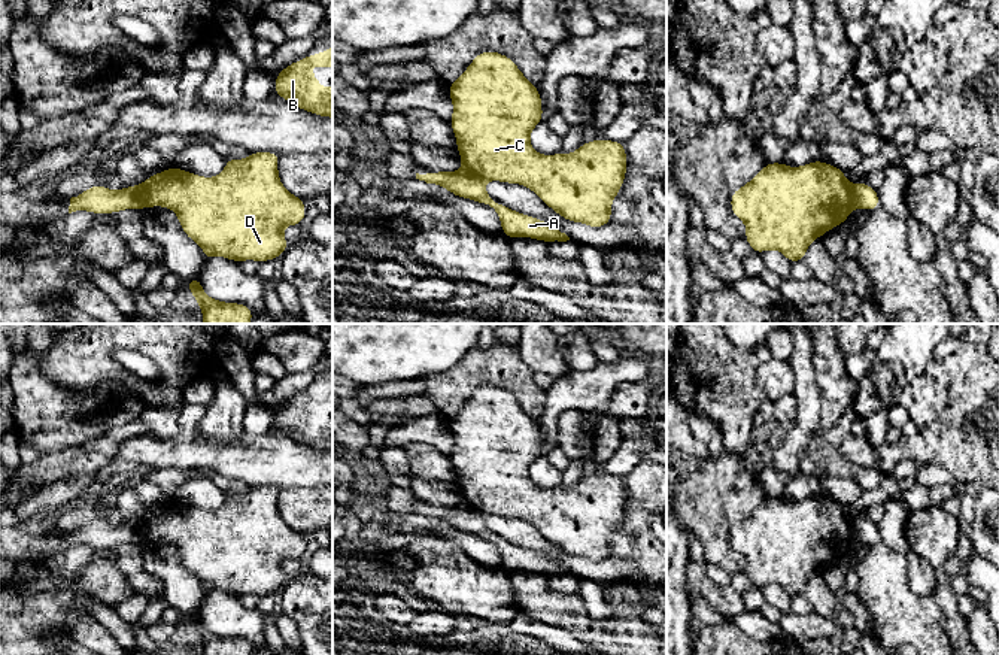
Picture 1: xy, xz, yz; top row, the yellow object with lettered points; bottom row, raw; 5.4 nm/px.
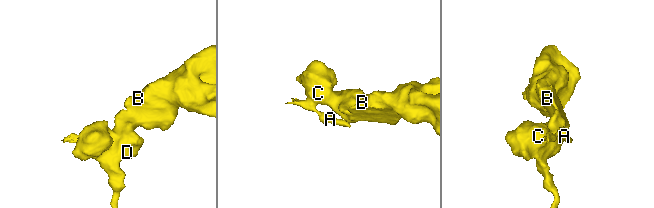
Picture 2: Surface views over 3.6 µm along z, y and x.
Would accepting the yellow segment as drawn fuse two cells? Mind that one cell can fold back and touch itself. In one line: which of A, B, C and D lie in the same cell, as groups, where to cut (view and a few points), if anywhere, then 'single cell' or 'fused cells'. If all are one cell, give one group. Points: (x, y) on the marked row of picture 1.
groups A / B C D; cut yz (850, 185), (853, 208); fused cells

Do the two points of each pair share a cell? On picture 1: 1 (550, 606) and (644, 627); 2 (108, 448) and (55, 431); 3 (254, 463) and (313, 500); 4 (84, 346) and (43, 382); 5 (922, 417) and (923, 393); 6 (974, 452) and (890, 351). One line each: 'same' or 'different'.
1: same
2: different
3: different
4: different
5: same
6: different

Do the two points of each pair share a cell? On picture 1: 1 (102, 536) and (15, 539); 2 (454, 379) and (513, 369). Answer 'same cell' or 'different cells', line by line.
1: same cell
2: same cell

